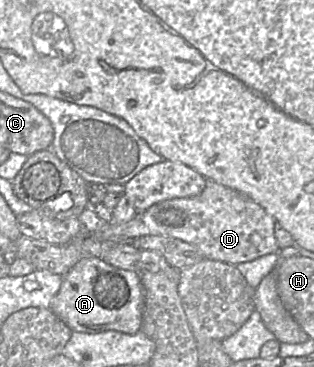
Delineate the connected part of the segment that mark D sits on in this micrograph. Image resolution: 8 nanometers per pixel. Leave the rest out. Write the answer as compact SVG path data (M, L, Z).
M207 180L201 194L191 198L173 198L152 205L146 211L136 214L126 223L115 225L106 222L99 230L88 234L78 235L73 240L135 240L140 236L162 235L177 238L196 246L204 259L218 260L228 264L253 261L261 256L280 251L275 237L276 220L264 208L245 194L223 186L213 180Z

